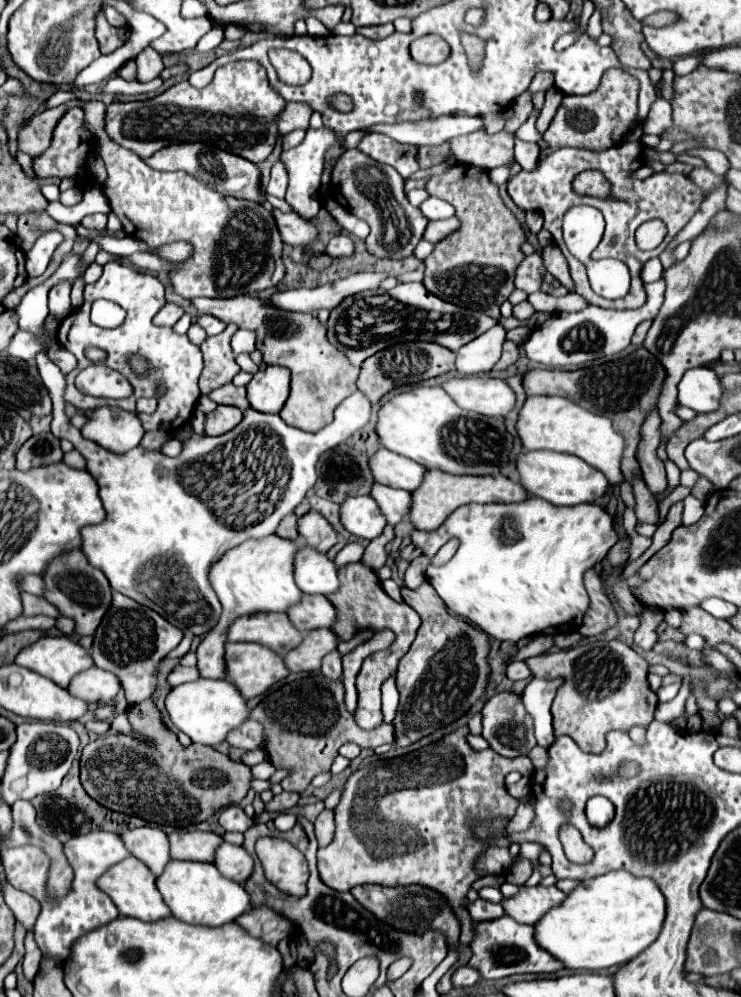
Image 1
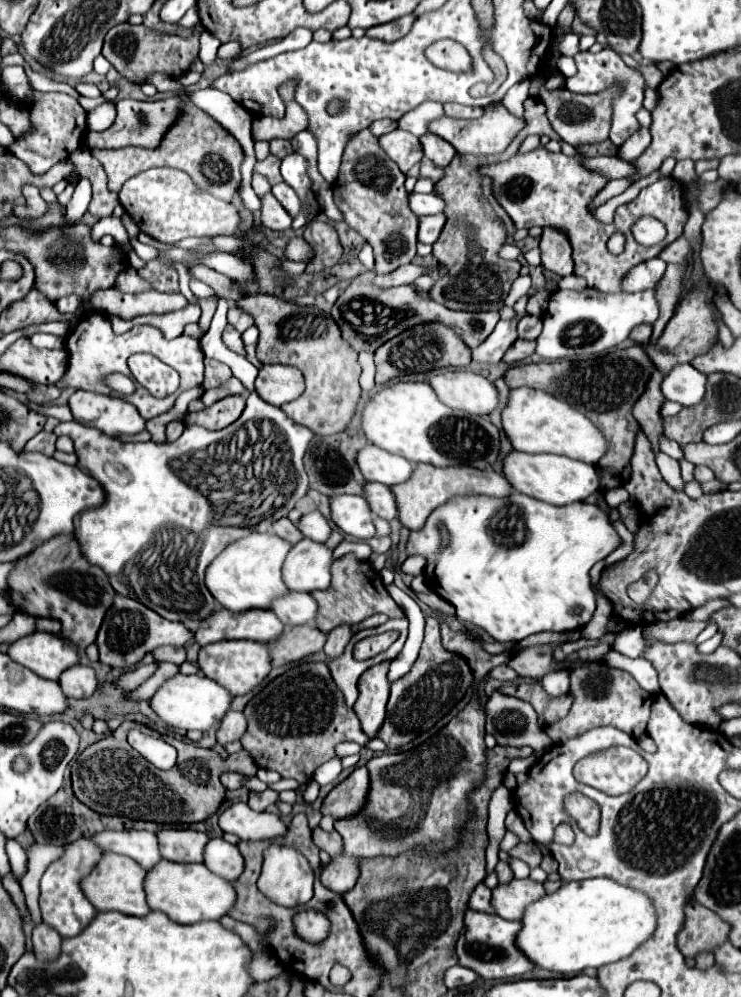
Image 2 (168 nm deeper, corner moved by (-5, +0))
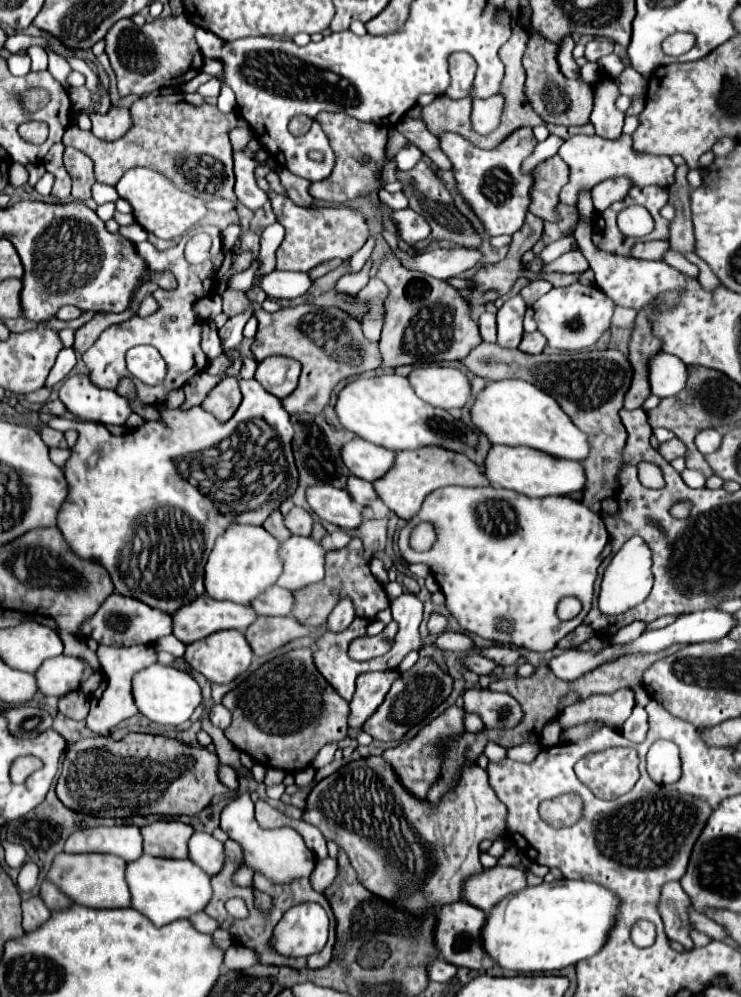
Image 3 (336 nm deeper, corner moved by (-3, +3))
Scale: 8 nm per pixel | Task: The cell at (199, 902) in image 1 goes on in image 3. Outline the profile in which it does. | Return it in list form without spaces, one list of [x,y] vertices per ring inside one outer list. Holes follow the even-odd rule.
[[[141,855],[137,861],[127,863],[127,885],[131,891],[133,909],[149,917],[159,927],[205,911],[205,905],[213,895],[211,875],[191,863],[191,859],[159,859]]]

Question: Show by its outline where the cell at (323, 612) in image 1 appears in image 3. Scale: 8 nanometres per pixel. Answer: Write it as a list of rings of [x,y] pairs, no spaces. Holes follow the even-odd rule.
[[[269,587],[263,595],[259,595],[251,607],[255,607],[255,611],[259,615],[269,615],[269,617],[287,617],[291,615],[293,607],[295,607],[295,597],[291,591],[283,589],[283,587]]]

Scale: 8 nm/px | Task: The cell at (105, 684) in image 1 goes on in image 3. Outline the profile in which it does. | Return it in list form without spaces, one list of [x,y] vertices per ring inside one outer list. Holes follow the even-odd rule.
[[[59,655],[55,659],[47,659],[37,671],[37,685],[39,691],[45,695],[67,695],[77,691],[83,681],[85,663],[75,657]]]

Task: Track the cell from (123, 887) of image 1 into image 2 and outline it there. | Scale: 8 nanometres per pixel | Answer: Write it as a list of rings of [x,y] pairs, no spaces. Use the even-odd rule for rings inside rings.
[[[105,852],[101,856],[101,860],[97,862],[97,866],[81,880],[81,890],[99,912],[115,910],[115,912],[129,914],[129,916],[145,916],[151,912],[151,908],[145,900],[145,892],[143,892],[145,874],[147,872],[141,866],[137,866],[137,862],[133,862],[133,858]]]

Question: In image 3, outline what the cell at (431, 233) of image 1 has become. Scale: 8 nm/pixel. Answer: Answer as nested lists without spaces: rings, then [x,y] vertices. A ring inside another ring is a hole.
[[[401,209],[401,211],[395,211],[395,215],[391,215],[399,227],[399,237],[403,241],[407,241],[409,245],[415,245],[417,241],[423,241],[429,237],[431,229],[427,225],[427,221],[411,211],[411,209]]]

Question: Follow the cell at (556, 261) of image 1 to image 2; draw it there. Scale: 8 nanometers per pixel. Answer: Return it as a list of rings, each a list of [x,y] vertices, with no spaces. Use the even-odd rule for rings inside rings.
[[[543,228],[541,234],[541,264],[555,276],[569,276],[573,272],[571,244],[567,234],[555,228]]]

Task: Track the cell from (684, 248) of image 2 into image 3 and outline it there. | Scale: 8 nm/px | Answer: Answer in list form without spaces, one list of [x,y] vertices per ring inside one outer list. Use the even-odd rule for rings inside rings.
[[[669,241],[637,243],[631,251],[631,257],[637,257],[637,259],[663,259],[667,249],[669,249]]]

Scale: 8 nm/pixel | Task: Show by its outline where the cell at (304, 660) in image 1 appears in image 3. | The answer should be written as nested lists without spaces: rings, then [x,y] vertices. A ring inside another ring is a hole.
[[[259,617],[245,637],[257,657],[263,657],[297,637],[311,635],[311,629],[301,625],[295,617]]]

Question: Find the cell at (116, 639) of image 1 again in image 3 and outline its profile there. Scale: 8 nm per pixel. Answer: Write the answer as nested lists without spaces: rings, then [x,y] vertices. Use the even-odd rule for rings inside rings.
[[[119,593],[109,595],[99,607],[99,611],[83,625],[83,633],[87,637],[93,637],[97,643],[109,645],[109,647],[131,647],[131,645],[141,645],[141,643],[149,645],[149,643],[155,643],[159,637],[171,635],[171,631],[173,631],[171,615],[159,609],[153,609],[137,599],[123,597]]]

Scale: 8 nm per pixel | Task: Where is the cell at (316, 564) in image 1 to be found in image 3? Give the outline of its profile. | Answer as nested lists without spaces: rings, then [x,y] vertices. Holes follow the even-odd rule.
[[[293,535],[281,543],[279,555],[283,559],[283,573],[277,585],[297,591],[311,583],[319,583],[325,575],[325,549],[313,537]]]

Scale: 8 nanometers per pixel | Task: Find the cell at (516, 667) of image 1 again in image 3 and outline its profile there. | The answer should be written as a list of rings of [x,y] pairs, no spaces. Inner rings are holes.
[[[469,655],[463,663],[465,663],[465,667],[467,667],[467,669],[475,671],[477,675],[491,675],[491,673],[493,673],[493,669],[497,667],[497,663],[495,663],[495,661],[487,659],[487,657],[483,657],[483,655]]]

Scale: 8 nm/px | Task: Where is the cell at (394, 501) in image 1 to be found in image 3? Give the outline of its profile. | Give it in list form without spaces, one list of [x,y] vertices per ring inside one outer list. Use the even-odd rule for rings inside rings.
[[[353,475],[347,479],[347,491],[353,497],[353,501],[359,503],[361,507],[369,507],[373,501],[379,499],[373,483],[369,483],[365,479],[357,479]]]

